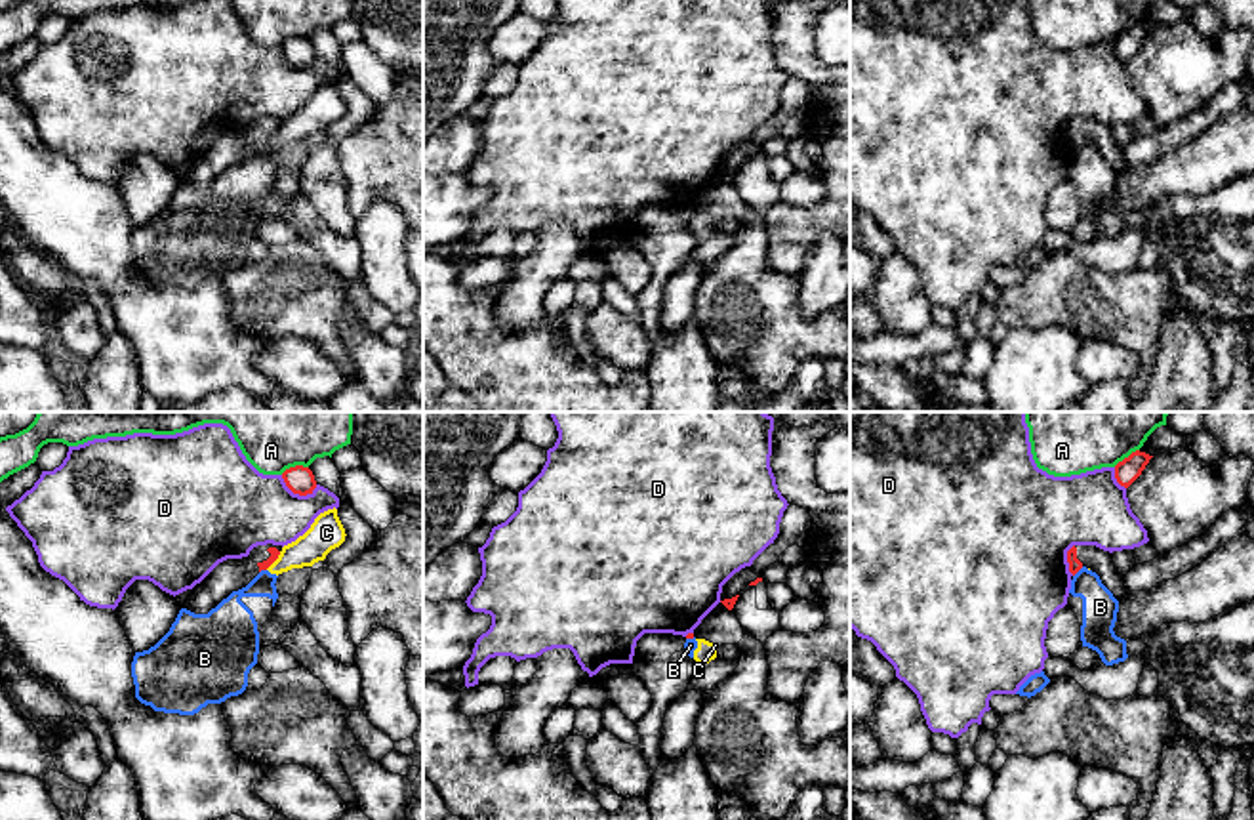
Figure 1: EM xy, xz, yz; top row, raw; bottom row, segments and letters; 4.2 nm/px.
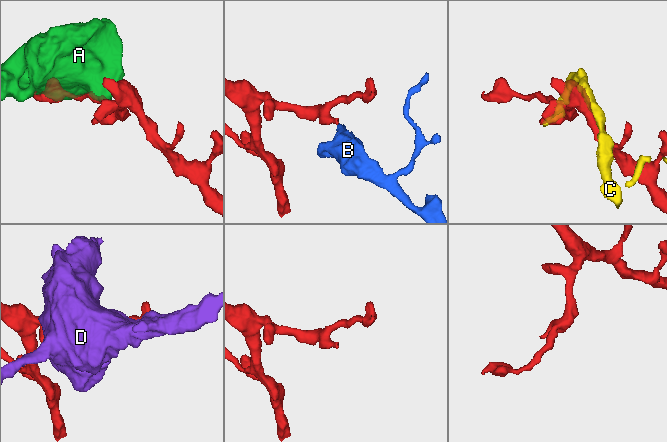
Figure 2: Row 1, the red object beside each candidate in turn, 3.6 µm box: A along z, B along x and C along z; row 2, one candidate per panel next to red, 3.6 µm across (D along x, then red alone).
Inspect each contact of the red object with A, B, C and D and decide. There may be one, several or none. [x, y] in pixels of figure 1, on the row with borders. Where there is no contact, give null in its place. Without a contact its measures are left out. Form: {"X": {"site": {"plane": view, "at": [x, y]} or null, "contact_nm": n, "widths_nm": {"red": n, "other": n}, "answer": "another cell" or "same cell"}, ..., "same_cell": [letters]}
{"A": {"site": {"plane": "xy", "at": [296, 466]}, "contact_nm": 120, "widths_nm": {"red": 120, "other": 460}, "answer": "another cell"}, "B": {"site": {"plane": "yz", "at": [1077, 571]}, "contact_nm": 60, "widths_nm": {"red": 60, "other": 150}, "answer": "another cell"}, "C": {"site": {"plane": "xy", "at": [273, 561]}, "contact_nm": 100, "widths_nm": {"red": 40, "other": 140}, "answer": "another cell"}, "D": {"site": {"plane": "xy", "at": [298, 492]}, "contact_nm": 170, "widths_nm": {"red": 120, "other": 340}, "answer": "another cell"}, "same_cell": []}

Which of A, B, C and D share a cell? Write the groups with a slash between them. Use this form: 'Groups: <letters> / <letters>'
Groups: A / B C / D

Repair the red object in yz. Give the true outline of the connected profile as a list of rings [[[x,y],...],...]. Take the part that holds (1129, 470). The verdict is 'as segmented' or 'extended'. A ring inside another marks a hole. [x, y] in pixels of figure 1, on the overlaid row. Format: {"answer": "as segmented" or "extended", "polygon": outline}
{"answer": "as segmented", "polygon": [[[1132,452],[1128,458],[1115,465],[1115,479],[1121,486],[1128,488],[1145,469],[1153,456],[1145,452]]]}

